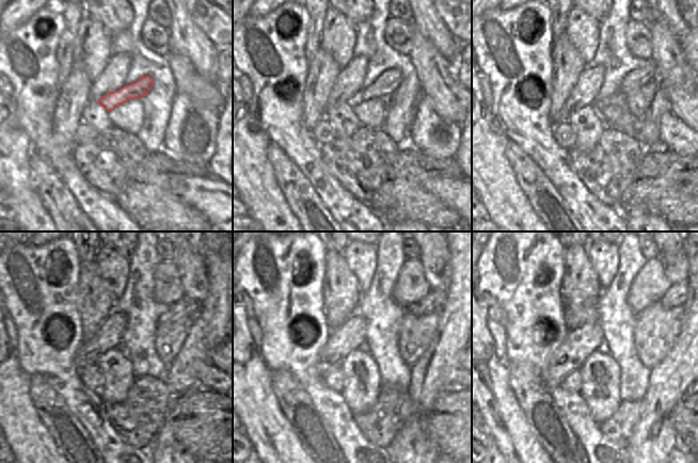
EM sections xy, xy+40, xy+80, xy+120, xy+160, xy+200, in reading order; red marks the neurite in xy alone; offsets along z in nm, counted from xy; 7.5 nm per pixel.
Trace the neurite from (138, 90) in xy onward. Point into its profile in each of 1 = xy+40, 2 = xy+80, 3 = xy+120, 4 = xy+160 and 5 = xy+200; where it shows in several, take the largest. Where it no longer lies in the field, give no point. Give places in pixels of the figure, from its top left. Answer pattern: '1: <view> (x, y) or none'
1: xy+40 (387, 82)
2: xy+80 (634, 79)
3: xy+120 (186, 307)
4: xy+160 (433, 302)
5: xy+200 (677, 294)

